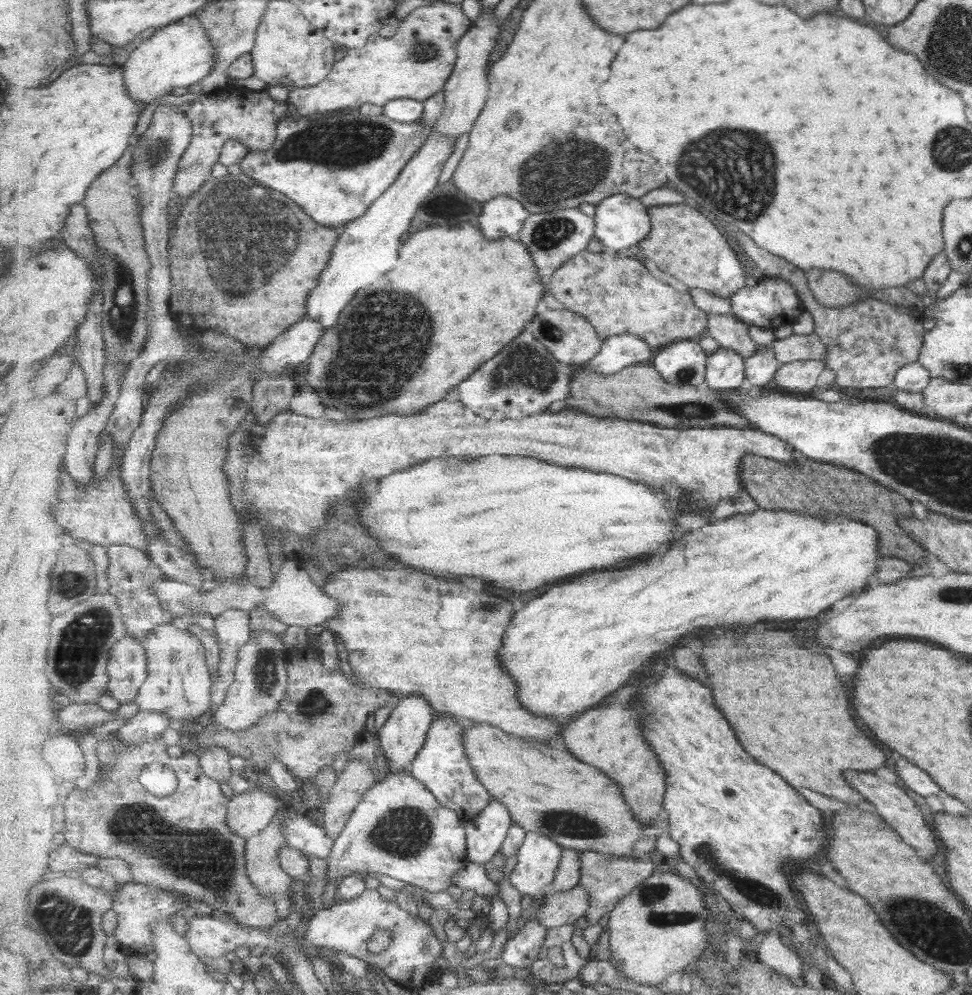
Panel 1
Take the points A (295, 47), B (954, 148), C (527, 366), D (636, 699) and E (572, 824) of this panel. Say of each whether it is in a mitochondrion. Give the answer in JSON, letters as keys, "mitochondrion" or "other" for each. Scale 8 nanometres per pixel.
{"A":"other","B":"mitochondrion","C":"mitochondrion","D":"other","E":"mitochondrion"}

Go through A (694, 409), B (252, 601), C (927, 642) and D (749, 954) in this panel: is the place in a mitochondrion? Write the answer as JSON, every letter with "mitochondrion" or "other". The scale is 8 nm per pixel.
{"A":"mitochondrion","B":"other","C":"other","D":"other"}

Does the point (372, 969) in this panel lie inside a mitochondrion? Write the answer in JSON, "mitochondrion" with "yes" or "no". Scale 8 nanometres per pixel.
{"mitochondrion":"no"}

